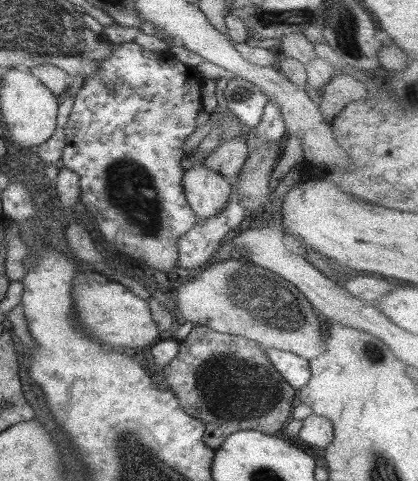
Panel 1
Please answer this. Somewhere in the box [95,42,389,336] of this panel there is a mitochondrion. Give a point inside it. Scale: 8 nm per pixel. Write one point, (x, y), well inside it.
(128, 186)

